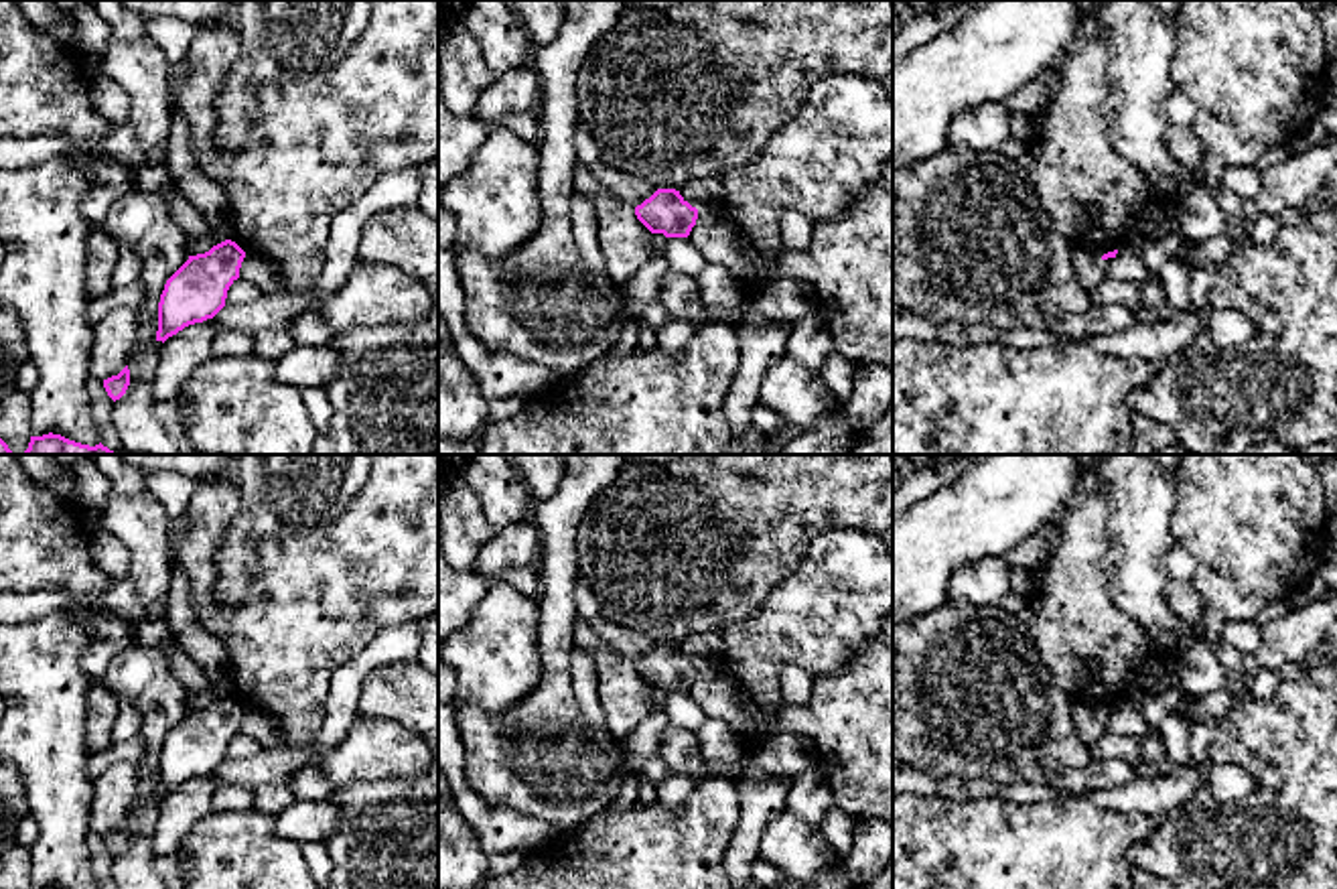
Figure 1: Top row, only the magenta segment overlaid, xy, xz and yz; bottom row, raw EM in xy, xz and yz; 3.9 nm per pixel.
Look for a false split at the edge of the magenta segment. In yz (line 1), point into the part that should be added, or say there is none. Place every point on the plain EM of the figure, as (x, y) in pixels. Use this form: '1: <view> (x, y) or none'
1: none

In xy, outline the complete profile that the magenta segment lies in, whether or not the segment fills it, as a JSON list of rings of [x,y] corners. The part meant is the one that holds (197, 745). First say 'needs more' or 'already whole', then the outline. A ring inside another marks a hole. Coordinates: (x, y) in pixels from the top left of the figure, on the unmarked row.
already whole; [[[231,694],[189,714],[166,735],[158,757],[156,796],[166,796],[189,779],[213,773],[239,733],[245,706]]]

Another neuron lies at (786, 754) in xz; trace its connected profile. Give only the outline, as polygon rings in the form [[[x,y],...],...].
[[[777,733],[767,737],[757,749],[747,749],[730,779],[736,783],[749,773],[777,773],[793,779],[814,765],[818,765],[818,747],[812,739],[795,733]]]

